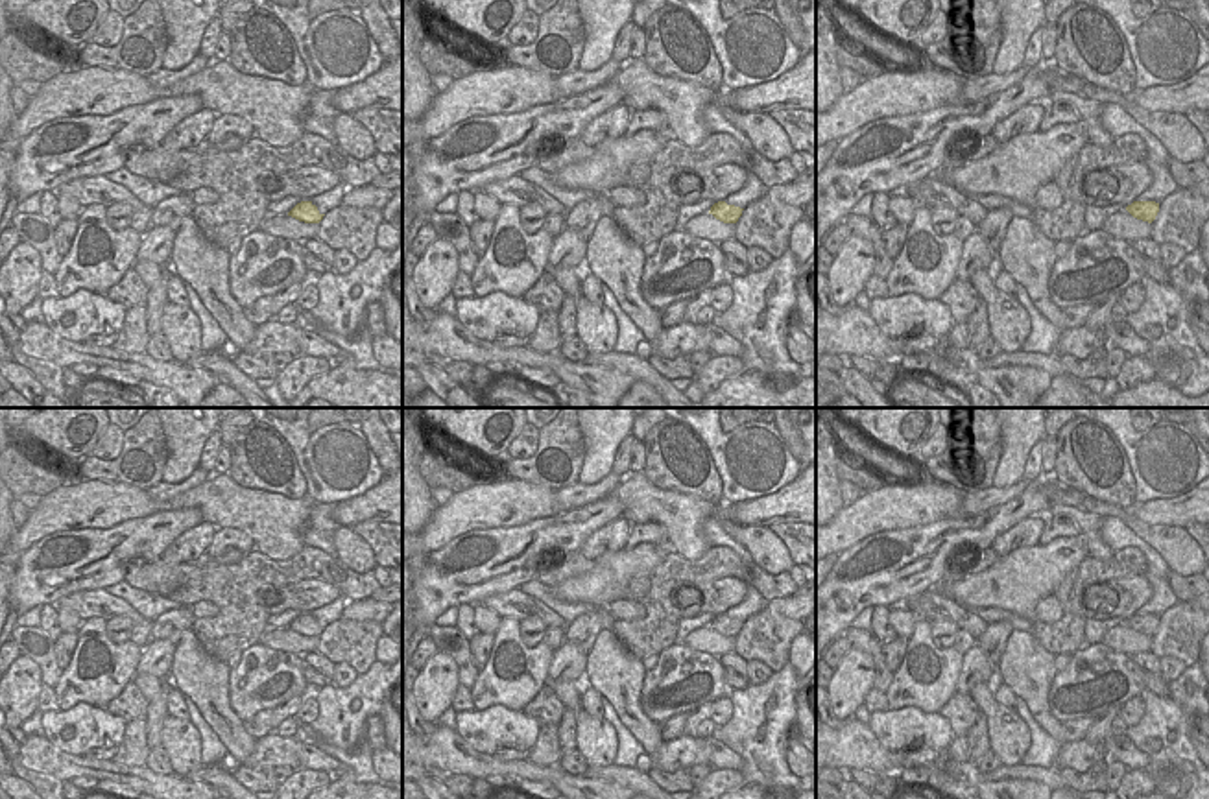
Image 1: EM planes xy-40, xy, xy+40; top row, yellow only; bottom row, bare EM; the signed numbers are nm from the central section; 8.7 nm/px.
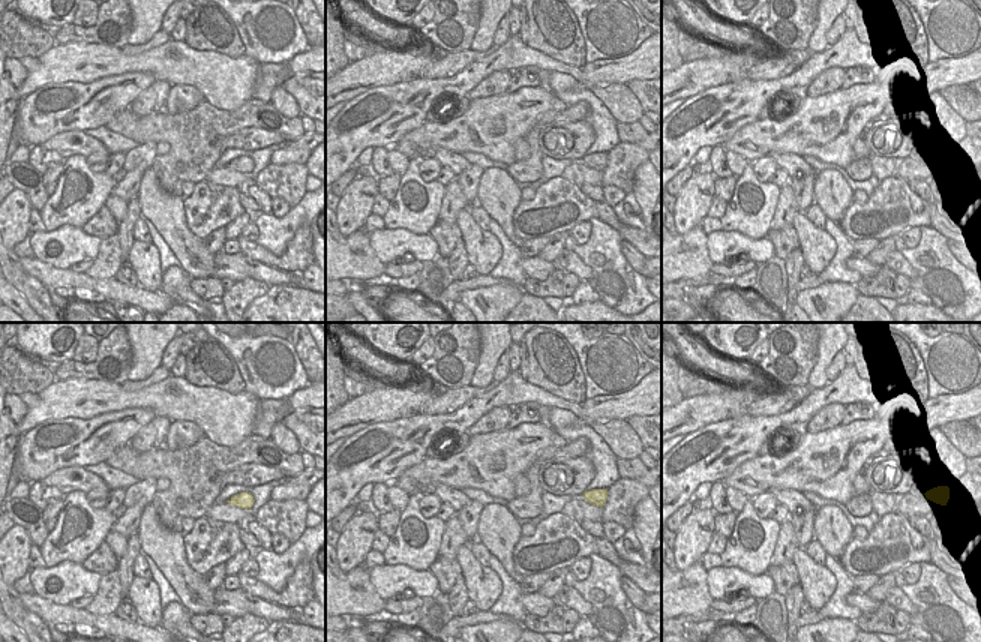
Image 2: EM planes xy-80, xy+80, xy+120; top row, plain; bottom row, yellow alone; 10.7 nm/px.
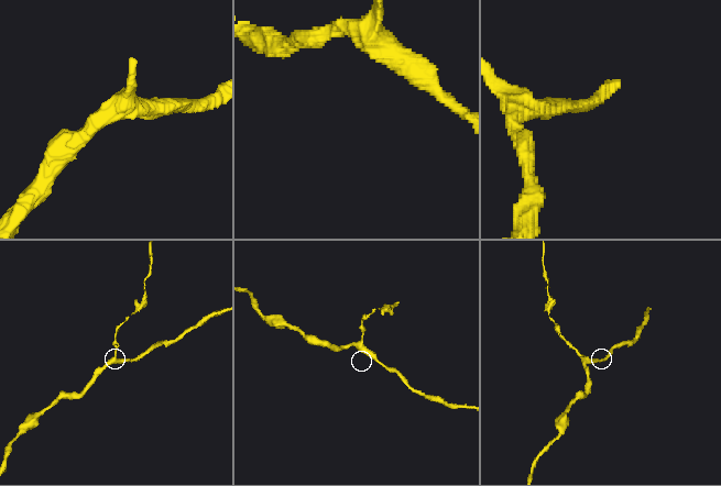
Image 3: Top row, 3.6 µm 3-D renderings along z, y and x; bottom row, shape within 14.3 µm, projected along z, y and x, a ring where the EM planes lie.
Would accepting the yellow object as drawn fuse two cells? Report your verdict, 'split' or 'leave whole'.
leave whole

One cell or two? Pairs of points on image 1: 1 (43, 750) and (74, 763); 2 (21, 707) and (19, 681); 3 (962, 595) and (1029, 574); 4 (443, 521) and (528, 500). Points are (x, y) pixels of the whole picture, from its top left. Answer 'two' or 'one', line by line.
1: one
2: one
3: one
4: one

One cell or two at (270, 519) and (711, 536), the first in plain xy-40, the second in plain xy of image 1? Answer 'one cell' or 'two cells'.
two cells

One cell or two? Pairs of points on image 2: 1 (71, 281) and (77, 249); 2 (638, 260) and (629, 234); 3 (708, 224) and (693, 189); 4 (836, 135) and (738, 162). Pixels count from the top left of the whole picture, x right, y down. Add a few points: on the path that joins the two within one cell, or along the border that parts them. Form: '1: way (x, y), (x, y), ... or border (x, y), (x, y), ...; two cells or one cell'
1: border (36, 257), (56, 267), (69, 269); two cells
2: border (623, 239), (645, 257); two cells
3: border (705, 215), (699, 224); two cells
4: border (726, 149), (740, 153), (749, 161); two cells

